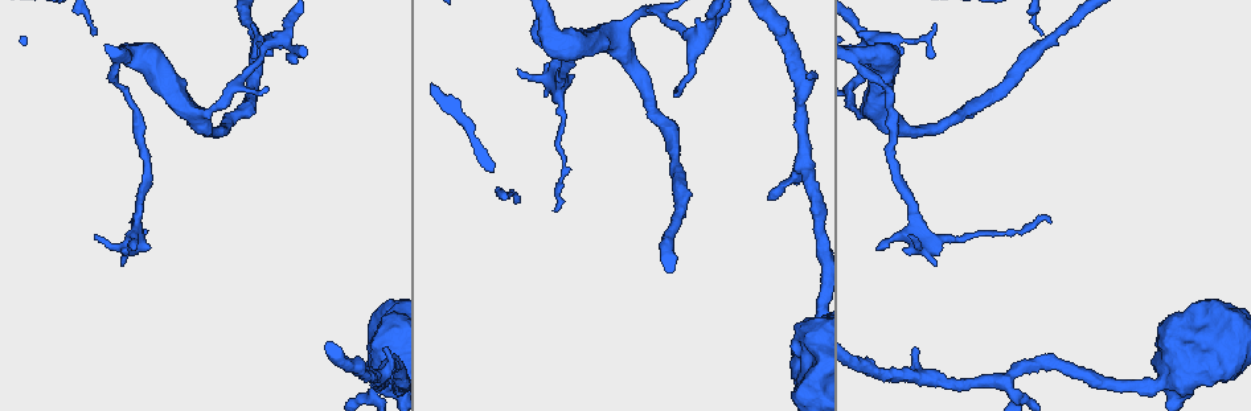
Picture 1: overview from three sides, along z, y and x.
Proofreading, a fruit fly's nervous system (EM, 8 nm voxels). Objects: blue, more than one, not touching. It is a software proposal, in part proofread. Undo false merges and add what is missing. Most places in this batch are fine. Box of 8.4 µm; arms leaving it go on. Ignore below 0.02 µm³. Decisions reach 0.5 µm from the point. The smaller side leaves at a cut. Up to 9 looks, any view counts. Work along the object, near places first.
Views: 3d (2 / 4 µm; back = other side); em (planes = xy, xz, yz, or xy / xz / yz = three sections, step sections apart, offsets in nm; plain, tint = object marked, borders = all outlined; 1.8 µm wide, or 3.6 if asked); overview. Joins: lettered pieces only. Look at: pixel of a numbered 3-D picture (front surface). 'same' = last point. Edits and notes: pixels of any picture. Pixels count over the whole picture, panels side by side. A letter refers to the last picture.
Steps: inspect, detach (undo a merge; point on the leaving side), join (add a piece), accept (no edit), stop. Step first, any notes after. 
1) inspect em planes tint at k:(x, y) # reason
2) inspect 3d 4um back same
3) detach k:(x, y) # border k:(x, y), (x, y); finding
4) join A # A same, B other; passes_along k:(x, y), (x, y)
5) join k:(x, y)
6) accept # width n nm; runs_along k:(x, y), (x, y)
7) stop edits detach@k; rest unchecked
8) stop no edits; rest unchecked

inspect em planes borders at 1:(933, 261) # free end

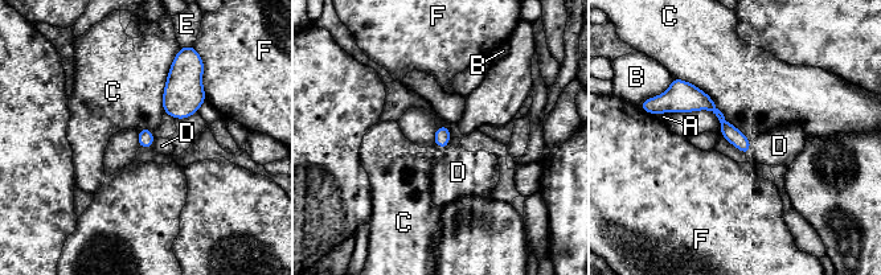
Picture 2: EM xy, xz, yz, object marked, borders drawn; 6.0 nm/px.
accept # longest_contact C 600 nm; A other, B other, C other, D other, E other, F other; runs_along 2:(670, 97), (707, 102), (746, 148); none of them fits

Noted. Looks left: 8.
inspect em planes tint at 1:(861, 55) # sharp bend

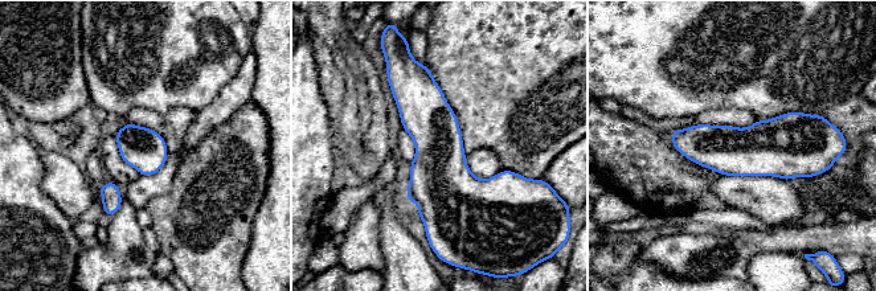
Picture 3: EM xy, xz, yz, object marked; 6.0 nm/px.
inspect em planes borders same # see the neighbours

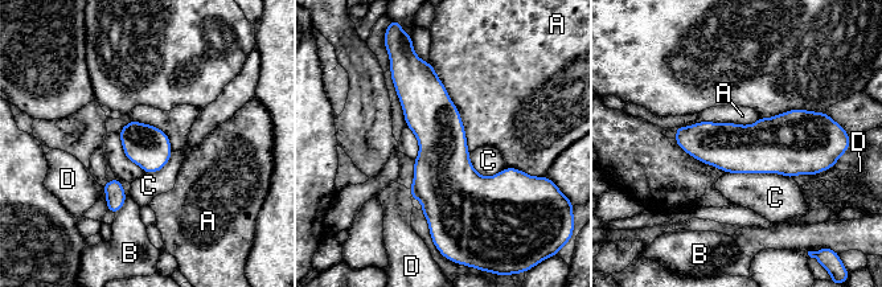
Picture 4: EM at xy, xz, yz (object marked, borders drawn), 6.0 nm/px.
accept # longest_contact A 550 nm; A other, B other, C other, D other; one neuron here

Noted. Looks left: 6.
inspect em xz step 4 tint at 1:(131, 221) # free end

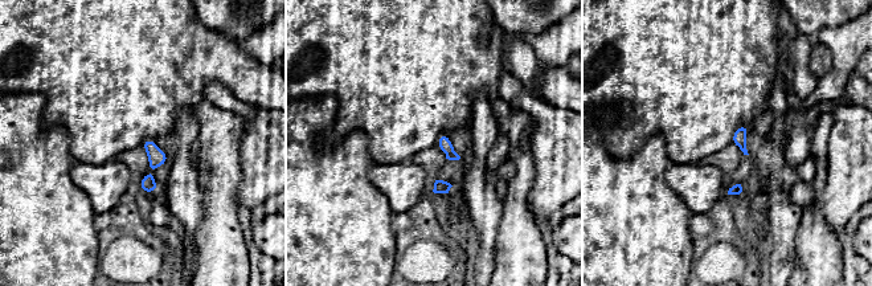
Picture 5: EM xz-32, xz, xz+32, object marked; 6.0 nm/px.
inspect em planes borders same # cut it another way

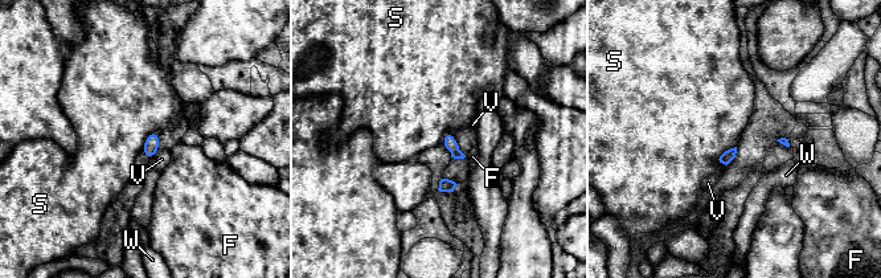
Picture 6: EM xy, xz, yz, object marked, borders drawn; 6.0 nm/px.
accept # F other, S other, V other, W other; border 6:(736, 146), (726, 150), (718, 162); none of them fits

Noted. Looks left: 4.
inspect em planes tint at 1:(382, 349) # branch stops here

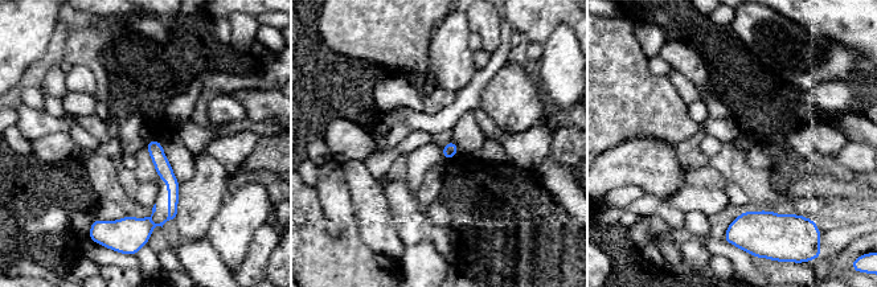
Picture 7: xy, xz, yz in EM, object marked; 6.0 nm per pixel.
inspect em planes borders same

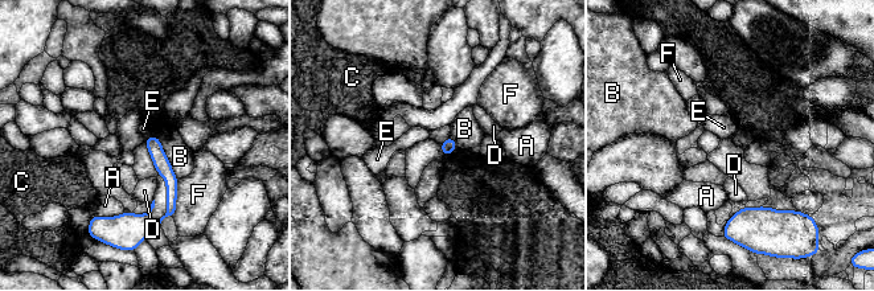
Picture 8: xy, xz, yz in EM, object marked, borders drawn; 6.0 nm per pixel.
accept # A other, B other, C other, D other, E other, F other; none of them fits

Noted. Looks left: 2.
stop no edits; rest unchecked

